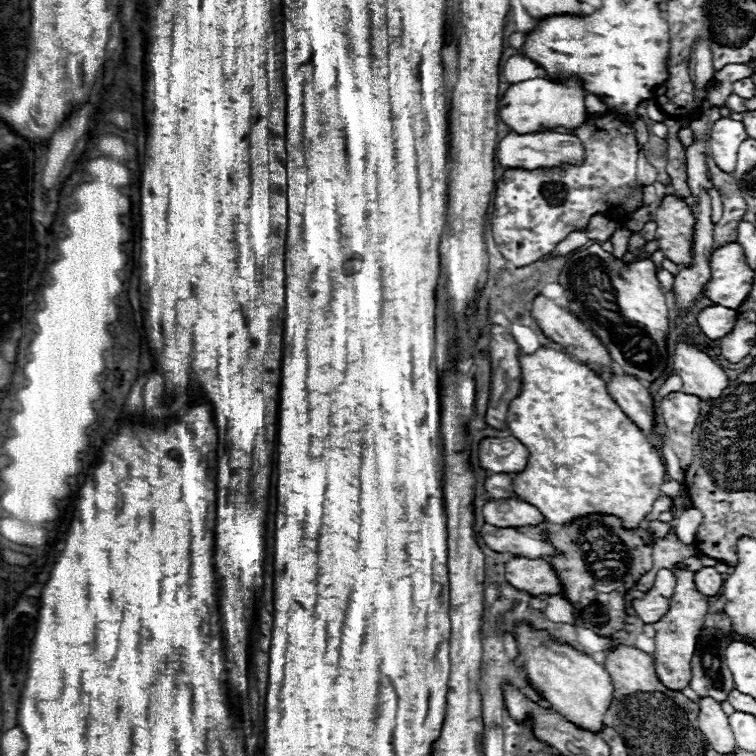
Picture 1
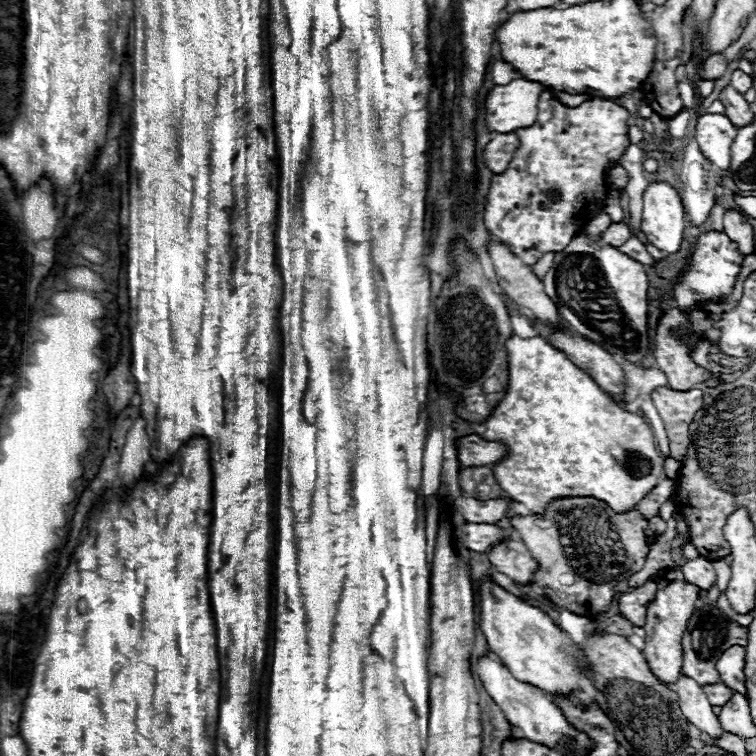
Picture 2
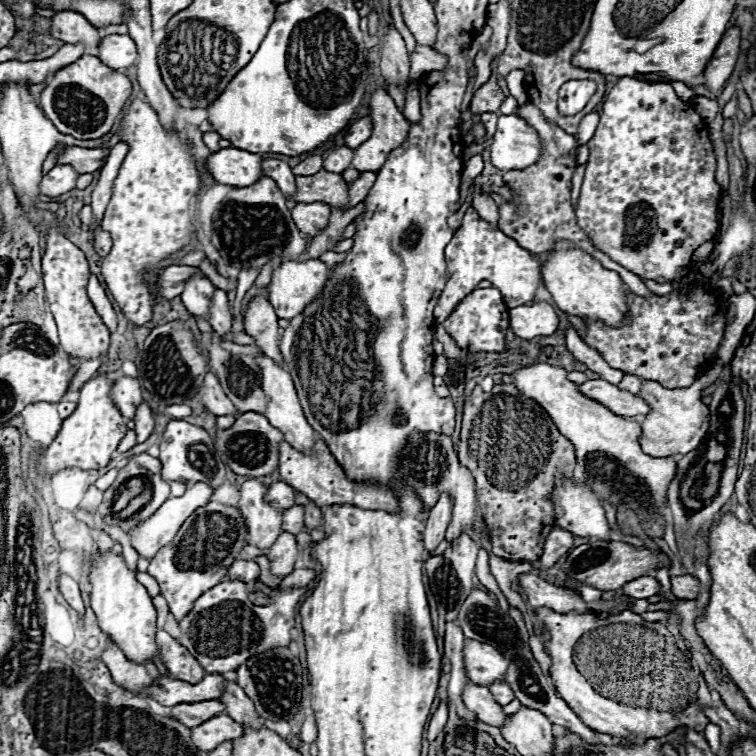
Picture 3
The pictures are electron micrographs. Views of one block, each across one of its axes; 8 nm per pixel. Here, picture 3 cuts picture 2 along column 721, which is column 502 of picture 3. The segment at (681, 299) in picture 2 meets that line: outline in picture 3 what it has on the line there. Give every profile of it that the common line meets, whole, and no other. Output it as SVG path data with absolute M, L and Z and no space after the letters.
M474 208L466 210L462 226L456 230L454 238L446 246L446 264L448 264L448 282L434 308L436 322L444 322L450 316L450 312L460 304L460 300L478 286L480 280L490 280L492 286L502 292L502 298L508 308L528 304L534 298L538 284L542 282L540 276L542 262L534 260L528 254L528 250L518 246L516 240L508 238L490 222L482 220Z

